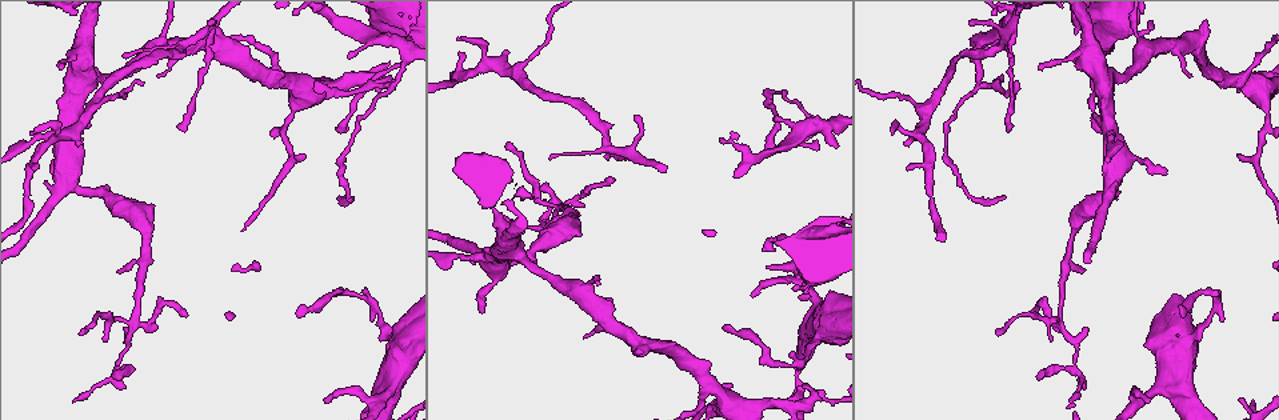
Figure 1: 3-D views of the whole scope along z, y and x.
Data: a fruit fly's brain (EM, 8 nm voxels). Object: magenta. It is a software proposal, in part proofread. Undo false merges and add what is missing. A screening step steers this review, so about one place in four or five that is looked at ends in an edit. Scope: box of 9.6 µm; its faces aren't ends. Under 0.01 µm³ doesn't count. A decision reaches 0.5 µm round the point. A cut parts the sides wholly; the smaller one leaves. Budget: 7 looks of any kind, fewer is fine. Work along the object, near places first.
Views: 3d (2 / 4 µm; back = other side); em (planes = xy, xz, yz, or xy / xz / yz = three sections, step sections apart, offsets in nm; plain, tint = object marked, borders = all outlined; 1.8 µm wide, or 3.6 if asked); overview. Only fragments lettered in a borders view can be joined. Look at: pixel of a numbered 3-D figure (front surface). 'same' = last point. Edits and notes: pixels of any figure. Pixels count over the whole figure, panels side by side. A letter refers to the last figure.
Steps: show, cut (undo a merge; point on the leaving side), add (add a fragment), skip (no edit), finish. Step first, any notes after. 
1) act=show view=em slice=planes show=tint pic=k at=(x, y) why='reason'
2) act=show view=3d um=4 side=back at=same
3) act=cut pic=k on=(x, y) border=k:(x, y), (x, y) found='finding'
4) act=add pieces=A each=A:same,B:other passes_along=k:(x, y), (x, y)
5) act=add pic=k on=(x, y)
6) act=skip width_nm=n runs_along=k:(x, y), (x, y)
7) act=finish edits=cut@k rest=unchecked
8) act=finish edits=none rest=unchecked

act=show view=3d um=4 side=back pic=1 at=(1070, 401) why='an open end'

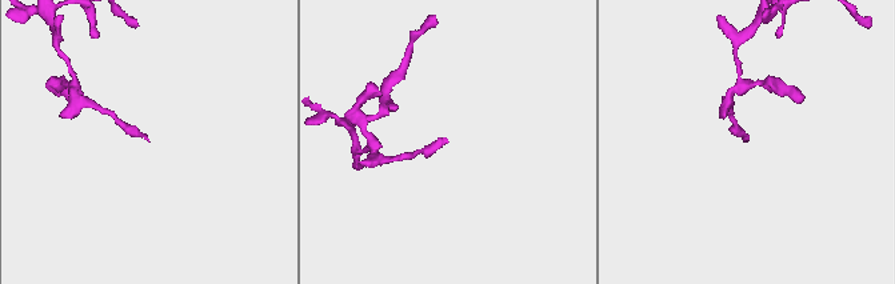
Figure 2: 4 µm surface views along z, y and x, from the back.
act=show view=em slice=xz step=8 show=tint pic=2 at=(447, 141) why='now the EM'

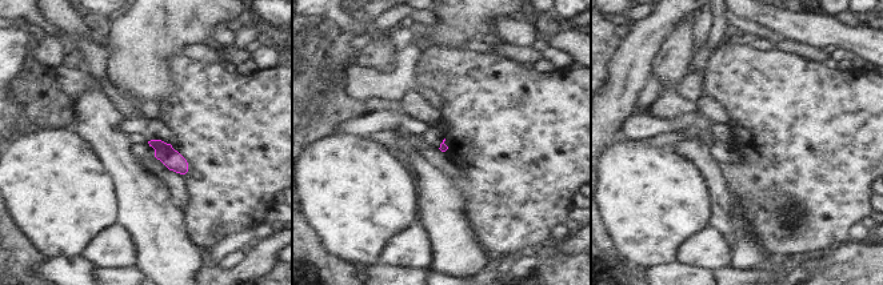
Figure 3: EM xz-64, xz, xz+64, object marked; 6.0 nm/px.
act=show view=em slice=planes show=borders at=same why='cut it another way'

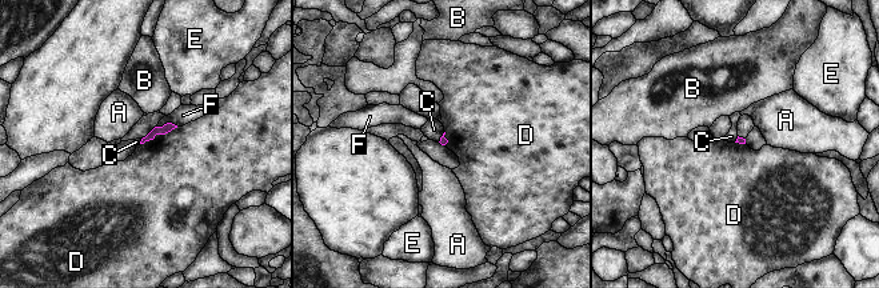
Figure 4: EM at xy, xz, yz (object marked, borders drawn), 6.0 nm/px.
act=skip each=A:other,B:other,C:other,D:other,E:other,F:other border=4:(178, 127), (140, 144) found='none of them fits'

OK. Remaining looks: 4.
act=show view=em slice=yz step=4 show=tint pic=1 at=(586, 298) why='arms part here'

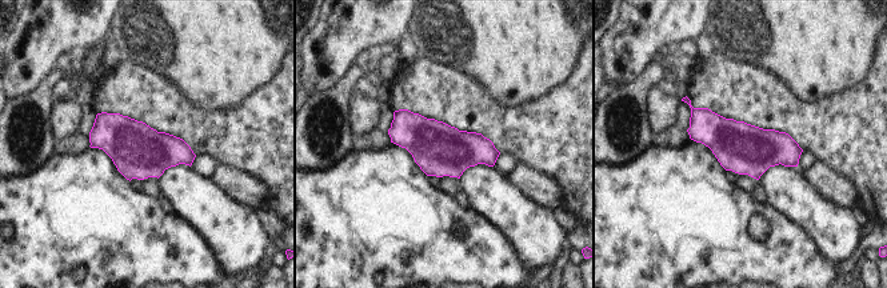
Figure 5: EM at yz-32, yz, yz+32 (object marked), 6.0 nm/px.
act=show view=em slice=planes show=borders at=same why='another direction'

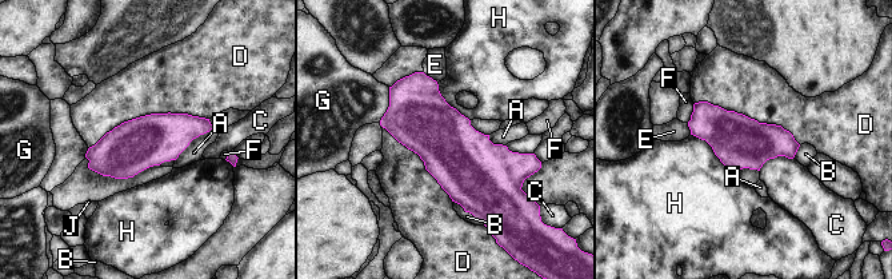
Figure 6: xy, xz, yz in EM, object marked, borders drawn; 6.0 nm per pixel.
act=skip longest_contact=D:750nm each=A:other,B:other,C:other,D:other,E:other,F:other,G:other,H:other,J:other border=6:(208, 118), (140, 115), (88, 148) found='all the same neuron'

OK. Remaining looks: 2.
act=show view=em slice=xz step=4 show=plain pic=1 at=(1005, 35) why='arms part here'

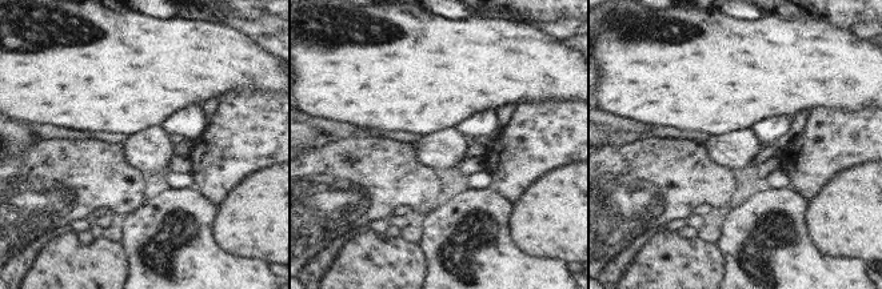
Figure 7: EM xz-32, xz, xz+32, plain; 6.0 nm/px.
act=show view=em slice=xz step=4 show=borders at=same why='what lies round it'

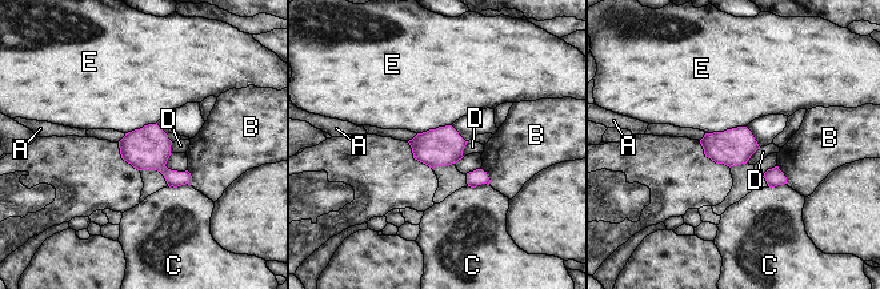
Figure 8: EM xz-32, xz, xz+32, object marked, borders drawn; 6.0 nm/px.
act=skip each=A:other,B:other,C:other,D:other,E:other border=8:(746, 125), (706, 133) found='continuous, no second neuron'

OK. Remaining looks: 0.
act=finish edits=none rest=unchecked

